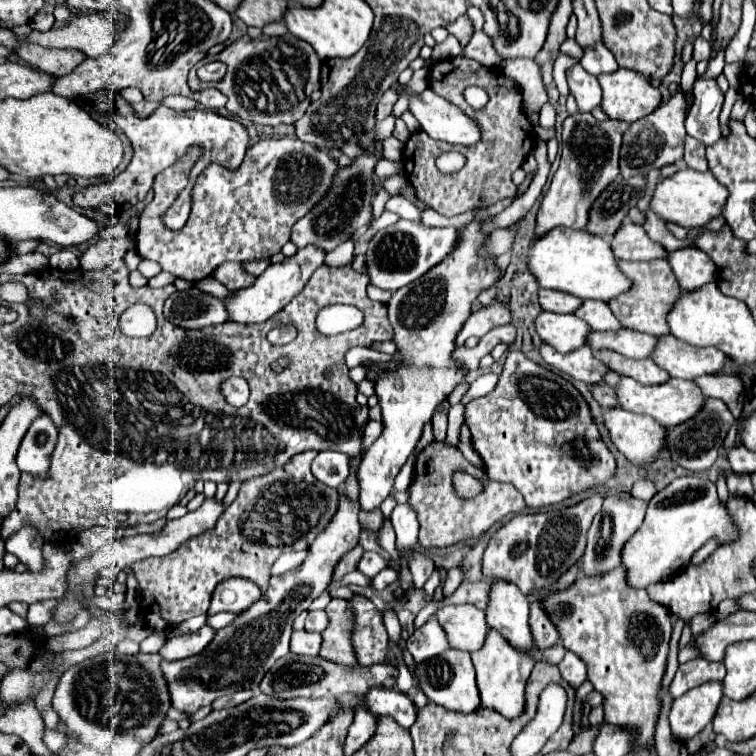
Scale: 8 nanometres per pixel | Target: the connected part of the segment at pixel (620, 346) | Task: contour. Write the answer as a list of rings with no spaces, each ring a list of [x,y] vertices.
[[[622,328],[618,332],[590,332],[588,342],[592,350],[608,348],[618,354],[624,354],[626,358],[642,360],[642,358],[650,358],[650,354],[658,344],[658,338],[644,332]]]

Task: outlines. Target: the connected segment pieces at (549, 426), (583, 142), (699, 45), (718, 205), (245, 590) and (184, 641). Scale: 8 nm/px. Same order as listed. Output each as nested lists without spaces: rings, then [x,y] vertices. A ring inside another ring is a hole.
[[[522,352],[508,354],[496,388],[486,396],[468,402],[466,414],[466,426],[472,432],[472,446],[486,464],[486,476],[496,482],[512,484],[530,508],[538,510],[558,504],[588,488],[604,486],[616,474],[616,460],[602,442],[584,396],[568,380],[534,364]]]
[[[578,112],[564,120],[562,158],[536,216],[536,238],[560,226],[574,230],[586,228],[588,212],[594,200],[600,196],[600,192],[604,192],[604,188],[610,182],[616,180],[620,172],[620,142],[626,128],[628,128],[626,122],[620,120],[600,122],[592,114],[584,114],[584,112]]]
[[[702,36],[694,40],[694,60],[710,58],[710,42],[706,42]]]
[[[684,168],[676,172],[672,178],[666,178],[656,186],[652,198],[652,210],[660,214],[666,222],[674,222],[690,230],[690,228],[702,228],[708,224],[708,220],[720,218],[726,200],[728,200],[728,190],[724,188],[724,184],[720,184],[714,178],[710,170],[698,172],[692,168]]]
[[[228,578],[212,594],[212,604],[208,608],[208,616],[218,612],[234,612],[240,614],[248,610],[260,598],[260,588],[246,578]]]
[[[206,624],[206,626],[202,626],[194,634],[168,638],[168,642],[160,650],[160,654],[162,654],[164,660],[182,660],[182,658],[196,656],[196,654],[200,654],[212,642],[212,636],[216,636],[216,630]]]

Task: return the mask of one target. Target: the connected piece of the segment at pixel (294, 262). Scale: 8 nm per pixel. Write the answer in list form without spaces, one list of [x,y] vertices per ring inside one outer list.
[[[310,244],[310,246],[298,248],[298,252],[292,258],[286,258],[286,260],[278,262],[278,264],[270,264],[266,268],[266,272],[250,288],[238,290],[238,292],[234,292],[234,296],[230,300],[224,300],[224,304],[228,308],[228,314],[230,314],[230,320],[232,322],[242,322],[242,324],[254,324],[254,322],[264,322],[264,320],[272,318],[296,294],[302,292],[302,288],[310,280],[312,272],[318,266],[324,264],[324,256],[326,256],[326,252],[322,248],[314,248]]]

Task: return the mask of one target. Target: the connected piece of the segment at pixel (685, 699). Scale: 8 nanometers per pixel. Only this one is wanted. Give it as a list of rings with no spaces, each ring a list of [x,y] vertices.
[[[708,682],[676,698],[670,710],[672,732],[680,736],[684,742],[694,738],[698,732],[704,730],[706,724],[714,720],[722,696],[724,696],[724,684]]]

